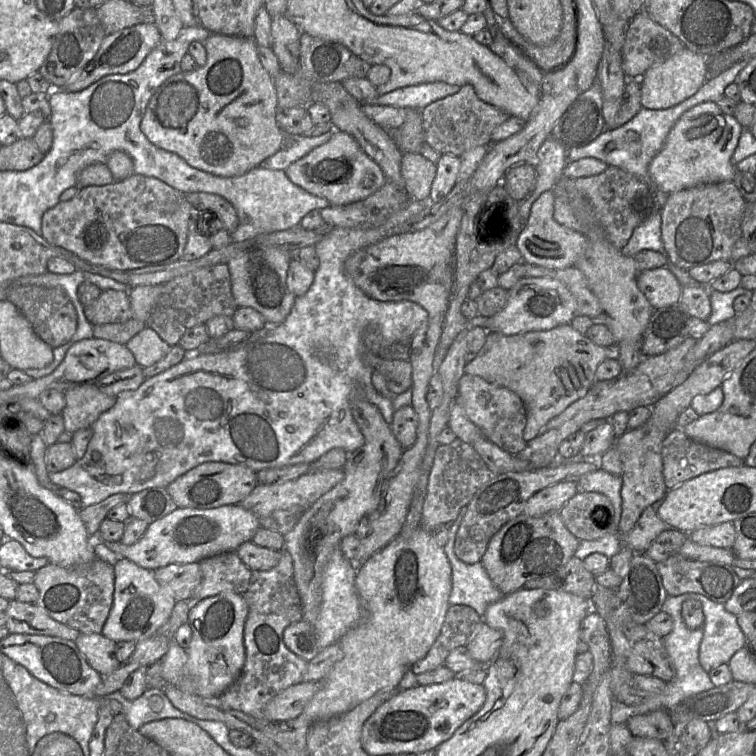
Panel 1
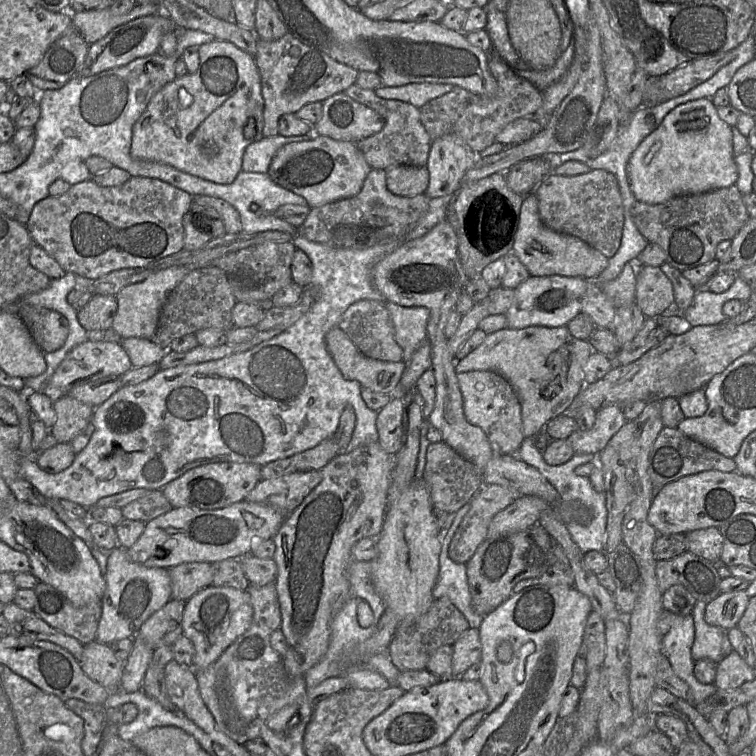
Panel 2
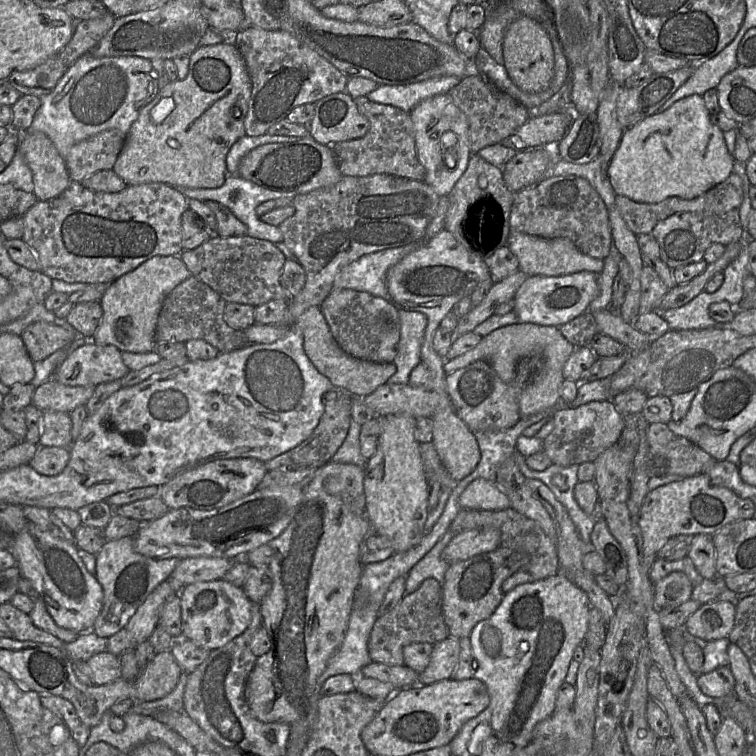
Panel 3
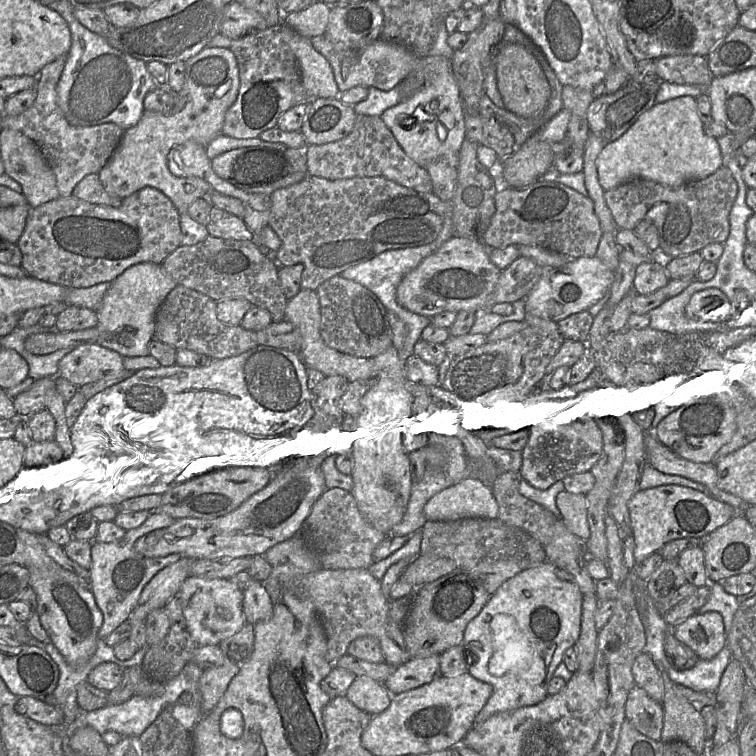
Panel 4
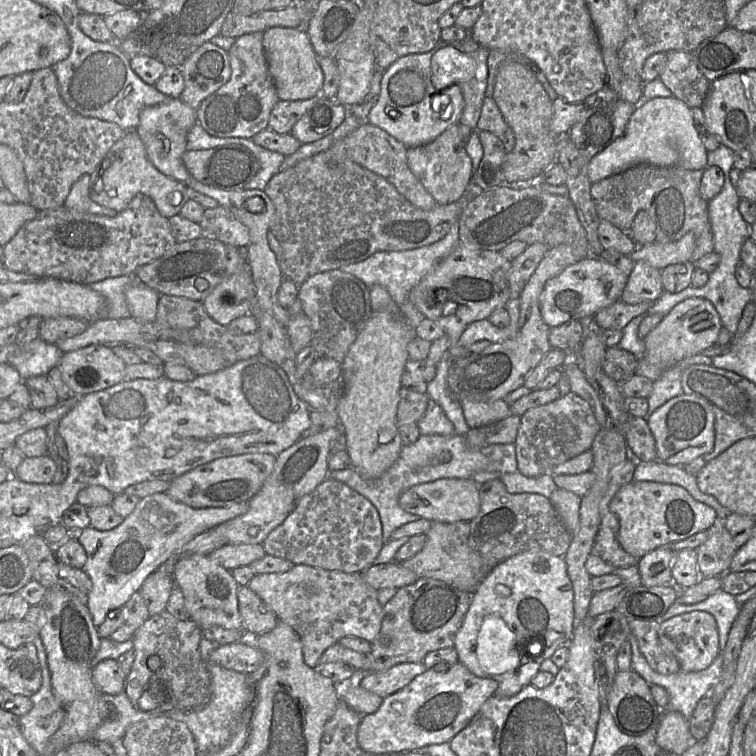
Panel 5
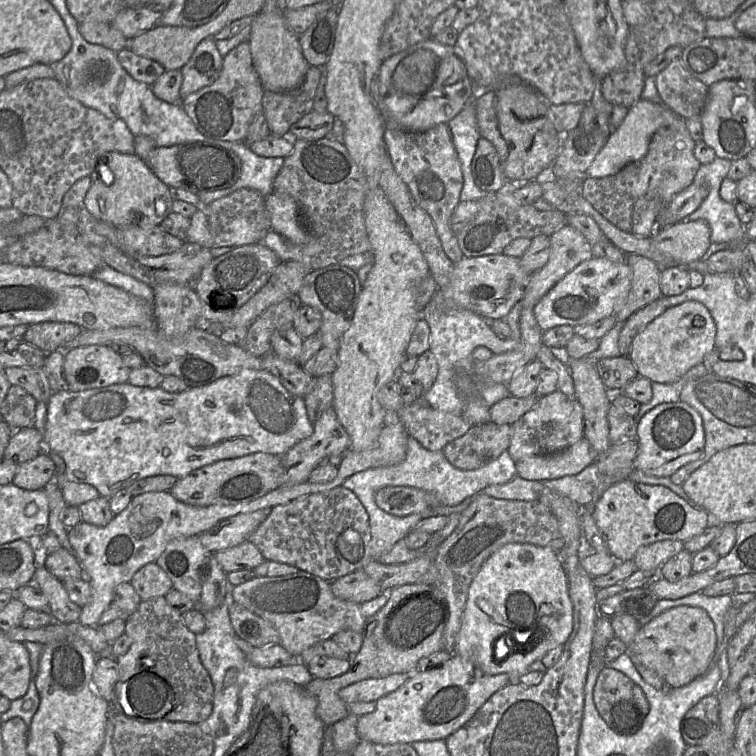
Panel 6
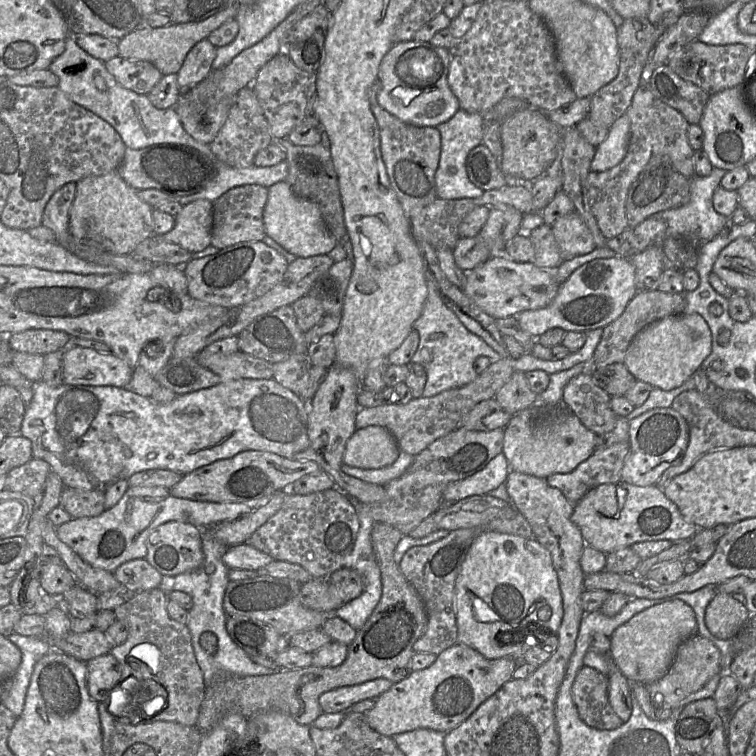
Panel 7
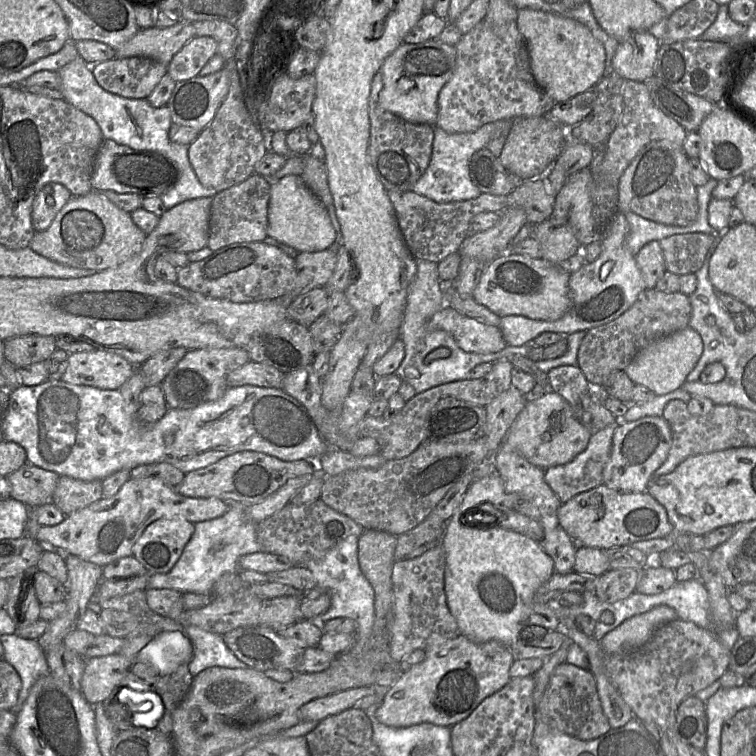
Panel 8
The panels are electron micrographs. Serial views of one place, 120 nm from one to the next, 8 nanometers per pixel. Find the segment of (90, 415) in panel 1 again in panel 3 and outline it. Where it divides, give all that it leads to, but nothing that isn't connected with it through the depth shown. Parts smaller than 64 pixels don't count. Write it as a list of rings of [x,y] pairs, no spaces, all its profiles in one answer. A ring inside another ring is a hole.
[[[44,411],[40,447],[70,447],[72,421],[69,413]]]

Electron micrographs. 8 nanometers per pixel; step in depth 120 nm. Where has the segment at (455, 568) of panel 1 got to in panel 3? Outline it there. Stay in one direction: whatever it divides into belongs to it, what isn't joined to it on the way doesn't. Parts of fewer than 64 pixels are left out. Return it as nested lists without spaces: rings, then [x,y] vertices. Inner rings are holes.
[[[447,530],[437,543],[408,572],[405,577],[405,593],[417,590],[426,579],[435,579],[443,583],[450,564],[442,558],[444,548],[453,539],[454,534]]]

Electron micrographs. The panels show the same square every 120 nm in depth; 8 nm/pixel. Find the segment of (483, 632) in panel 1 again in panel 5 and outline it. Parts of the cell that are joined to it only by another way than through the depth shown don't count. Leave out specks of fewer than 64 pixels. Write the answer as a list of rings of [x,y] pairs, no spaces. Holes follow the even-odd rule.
[[[402,663],[393,666],[392,668],[383,671],[364,675],[362,679],[359,680],[359,684],[365,690],[372,692],[382,698],[385,698],[400,689],[407,686],[415,677],[424,673],[427,667],[422,663]]]

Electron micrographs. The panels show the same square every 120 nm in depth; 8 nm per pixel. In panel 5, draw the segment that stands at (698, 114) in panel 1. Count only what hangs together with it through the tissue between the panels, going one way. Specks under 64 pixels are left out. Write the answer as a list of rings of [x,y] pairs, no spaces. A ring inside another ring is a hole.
[[[674,96],[656,97],[638,105],[629,118],[623,134],[589,160],[588,178],[593,184],[639,163],[662,167],[680,166],[690,170],[707,167],[707,150],[694,127],[691,108]]]

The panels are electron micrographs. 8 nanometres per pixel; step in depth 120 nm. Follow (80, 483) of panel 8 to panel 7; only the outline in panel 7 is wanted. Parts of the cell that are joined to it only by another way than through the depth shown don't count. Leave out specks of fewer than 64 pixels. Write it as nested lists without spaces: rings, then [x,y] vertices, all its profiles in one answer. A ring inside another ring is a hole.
[[[65,487],[60,496],[59,506],[72,518],[95,517],[105,509],[105,492]]]

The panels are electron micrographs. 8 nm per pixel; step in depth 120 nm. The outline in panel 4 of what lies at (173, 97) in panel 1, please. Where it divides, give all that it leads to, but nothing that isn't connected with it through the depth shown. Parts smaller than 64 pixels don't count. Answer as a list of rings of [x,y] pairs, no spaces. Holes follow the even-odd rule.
[[[205,47],[185,61],[185,82],[176,94],[174,107],[169,115],[143,112],[138,123],[124,131],[120,144],[98,173],[105,191],[121,199],[144,188],[152,187],[167,196],[180,212],[202,198],[211,186],[199,177],[177,177],[168,168],[168,154],[177,145],[187,141],[206,147],[222,134],[225,114],[238,96],[239,68],[234,53],[229,48]]]

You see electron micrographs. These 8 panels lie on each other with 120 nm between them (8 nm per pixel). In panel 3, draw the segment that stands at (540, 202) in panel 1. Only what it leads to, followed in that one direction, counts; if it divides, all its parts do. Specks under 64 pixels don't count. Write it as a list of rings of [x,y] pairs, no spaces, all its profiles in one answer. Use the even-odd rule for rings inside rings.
[[[522,232],[510,233],[508,247],[517,257],[519,269],[528,276],[560,276],[580,271],[599,274],[604,267],[604,259],[598,259],[582,253],[572,241],[567,238],[543,238]]]

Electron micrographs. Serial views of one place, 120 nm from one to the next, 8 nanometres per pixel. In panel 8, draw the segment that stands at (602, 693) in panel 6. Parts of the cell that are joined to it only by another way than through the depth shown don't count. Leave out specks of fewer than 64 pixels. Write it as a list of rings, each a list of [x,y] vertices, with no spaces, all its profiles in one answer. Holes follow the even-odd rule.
[[[569,663],[559,664],[550,675],[548,685],[536,708],[536,720],[538,719],[554,729],[581,740],[595,739],[611,729],[602,709],[595,676],[589,669]]]

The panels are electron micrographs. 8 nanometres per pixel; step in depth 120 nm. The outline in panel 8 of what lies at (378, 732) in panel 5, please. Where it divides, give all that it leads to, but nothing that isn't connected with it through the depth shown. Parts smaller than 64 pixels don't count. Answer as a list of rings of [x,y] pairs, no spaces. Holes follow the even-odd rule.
[[[459,634],[423,650],[425,659],[406,669],[387,689],[376,710],[380,723],[390,727],[408,727],[426,722],[452,727],[511,679],[509,670],[515,659],[509,647],[498,641],[475,643]]]

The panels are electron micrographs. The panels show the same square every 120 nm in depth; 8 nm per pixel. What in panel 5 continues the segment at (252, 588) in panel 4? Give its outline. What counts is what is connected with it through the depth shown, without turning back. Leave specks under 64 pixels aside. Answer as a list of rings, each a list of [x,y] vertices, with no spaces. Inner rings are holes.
[[[247,585],[239,587],[238,608],[243,630],[250,638],[270,632],[278,623],[274,612]]]

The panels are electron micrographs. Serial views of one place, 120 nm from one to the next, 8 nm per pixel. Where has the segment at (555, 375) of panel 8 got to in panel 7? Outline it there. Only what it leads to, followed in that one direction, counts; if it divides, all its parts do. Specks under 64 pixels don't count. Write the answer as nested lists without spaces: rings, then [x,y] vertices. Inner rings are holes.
[[[579,374],[573,377],[564,387],[562,405],[573,413],[581,423],[598,437],[614,429],[617,415],[610,406],[611,396],[596,383],[593,376]]]

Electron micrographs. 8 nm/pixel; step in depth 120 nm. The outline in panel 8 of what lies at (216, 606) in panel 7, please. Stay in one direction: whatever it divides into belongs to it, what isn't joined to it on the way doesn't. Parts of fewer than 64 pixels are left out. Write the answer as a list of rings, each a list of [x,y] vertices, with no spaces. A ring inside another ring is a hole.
[[[237,502],[229,504],[223,516],[194,524],[194,534],[177,563],[167,573],[151,575],[148,588],[211,595],[212,587],[220,576],[240,572],[238,561],[242,556],[262,552],[256,535],[257,524],[249,518],[246,506]],[[185,626],[185,635],[193,646],[193,657],[188,664],[189,672],[193,676],[214,666],[248,667],[227,647],[222,635],[205,631],[196,626]]]

